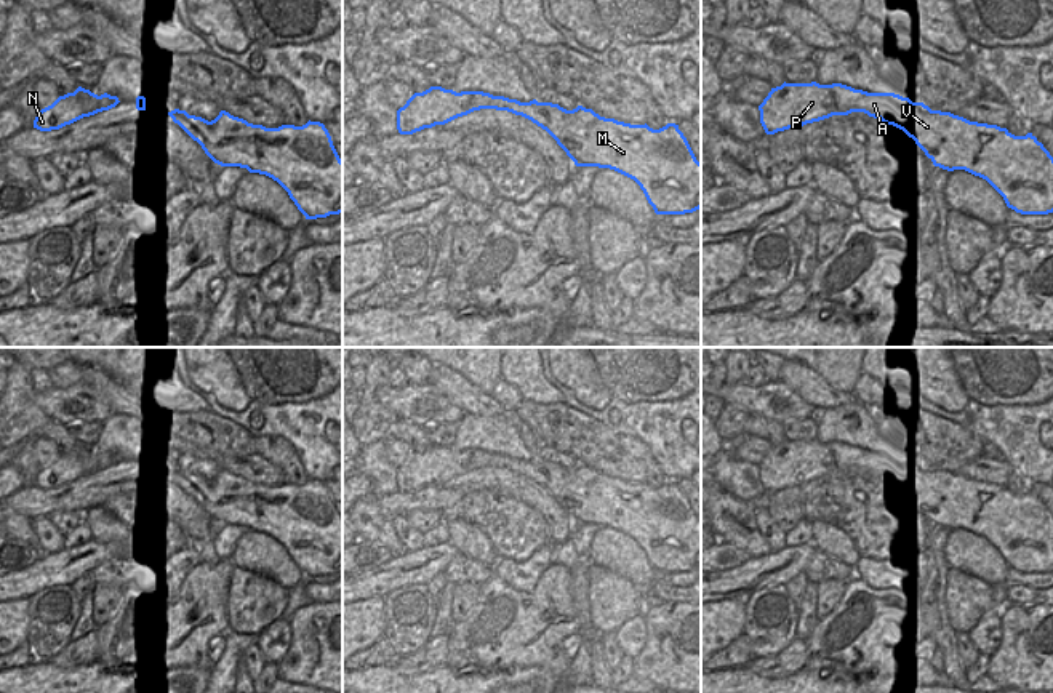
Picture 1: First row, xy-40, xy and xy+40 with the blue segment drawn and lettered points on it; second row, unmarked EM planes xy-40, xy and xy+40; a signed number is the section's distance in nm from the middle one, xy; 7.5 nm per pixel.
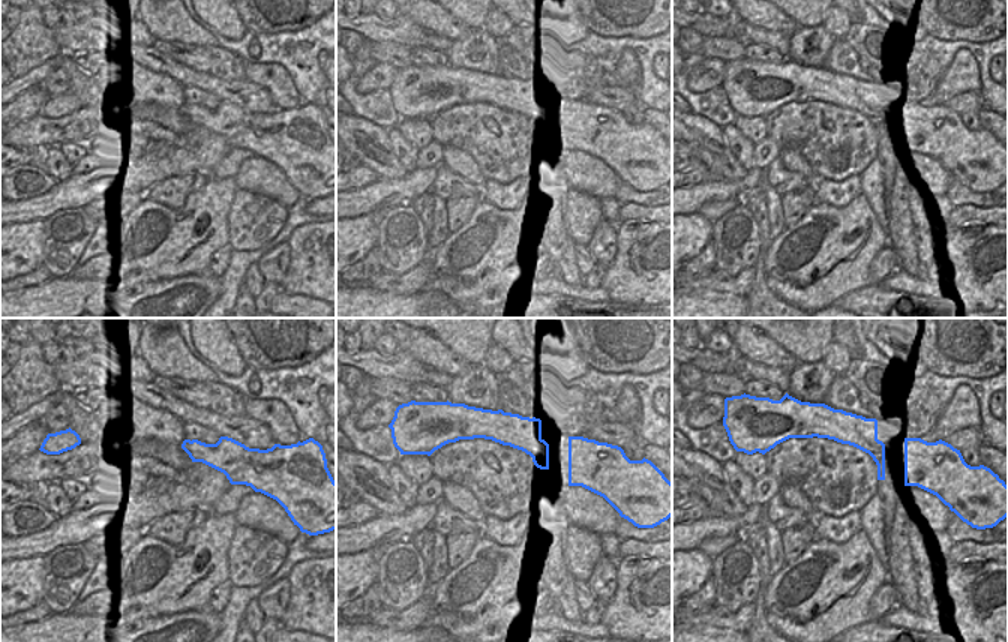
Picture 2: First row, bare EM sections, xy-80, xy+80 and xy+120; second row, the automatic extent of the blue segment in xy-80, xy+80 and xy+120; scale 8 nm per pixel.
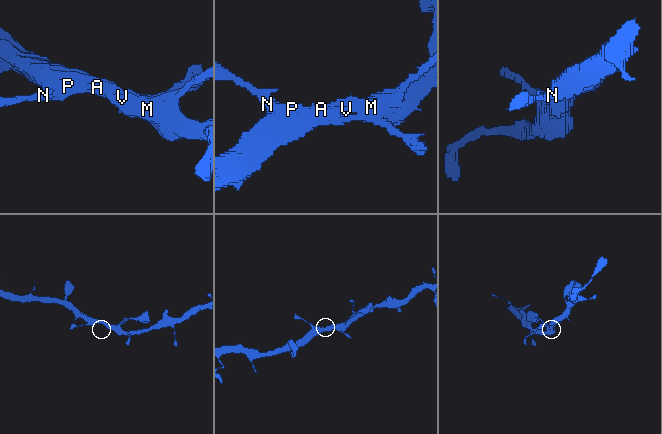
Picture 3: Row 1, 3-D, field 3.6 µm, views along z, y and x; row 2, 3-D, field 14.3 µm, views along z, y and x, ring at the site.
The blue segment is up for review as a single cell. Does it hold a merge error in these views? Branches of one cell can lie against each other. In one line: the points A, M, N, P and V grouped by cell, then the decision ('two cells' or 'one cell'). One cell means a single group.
groups A M N P V; one cell

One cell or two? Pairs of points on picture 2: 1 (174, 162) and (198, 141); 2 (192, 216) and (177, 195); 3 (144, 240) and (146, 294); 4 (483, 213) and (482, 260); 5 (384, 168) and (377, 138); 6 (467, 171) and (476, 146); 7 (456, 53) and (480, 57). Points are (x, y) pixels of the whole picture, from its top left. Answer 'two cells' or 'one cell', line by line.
1: one cell
2: two cells
3: two cells
4: one cell
5: one cell
6: two cells
7: one cell

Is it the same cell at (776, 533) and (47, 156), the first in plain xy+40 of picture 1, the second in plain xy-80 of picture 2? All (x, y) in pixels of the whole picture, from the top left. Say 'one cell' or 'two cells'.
one cell

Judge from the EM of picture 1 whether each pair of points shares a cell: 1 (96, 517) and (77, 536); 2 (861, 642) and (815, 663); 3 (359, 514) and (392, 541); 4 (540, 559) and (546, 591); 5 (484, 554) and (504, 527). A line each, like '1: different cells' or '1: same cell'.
1: different cells
2: same cell
3: same cell
4: different cells
5: different cells

